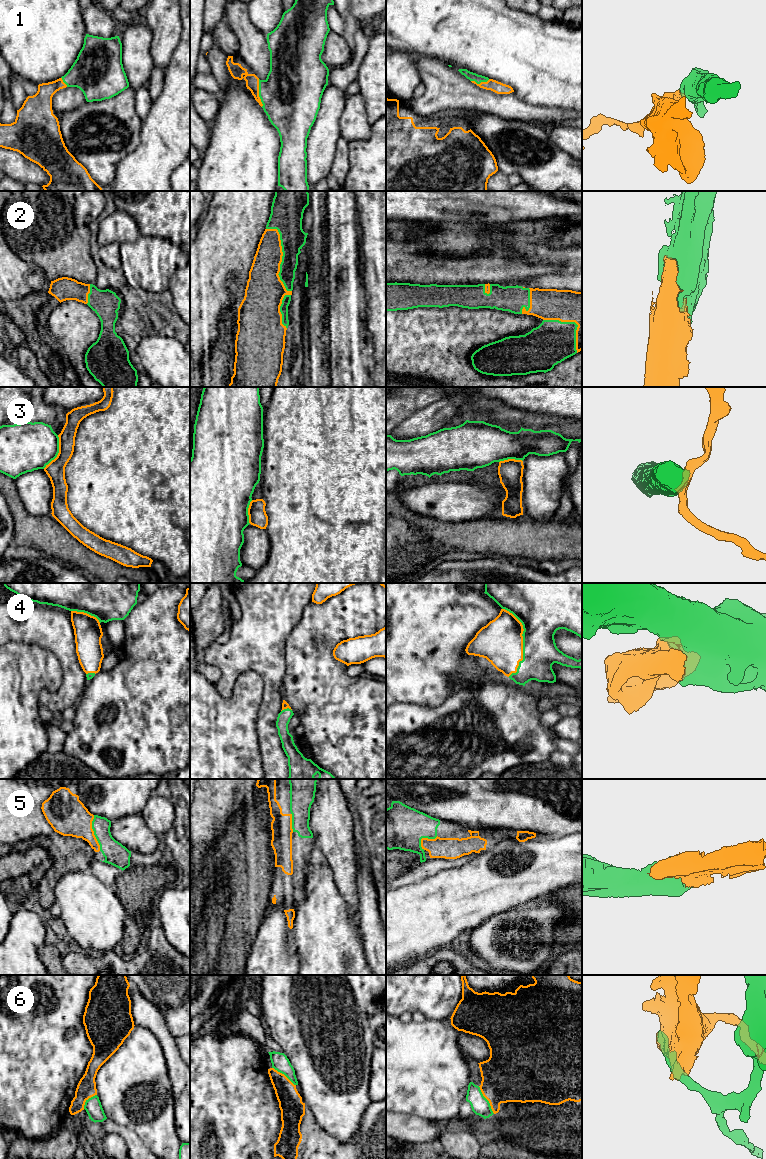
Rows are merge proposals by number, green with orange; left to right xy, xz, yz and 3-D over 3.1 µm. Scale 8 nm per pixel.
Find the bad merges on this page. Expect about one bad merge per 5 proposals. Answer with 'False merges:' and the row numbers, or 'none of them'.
False merges: 3, 6

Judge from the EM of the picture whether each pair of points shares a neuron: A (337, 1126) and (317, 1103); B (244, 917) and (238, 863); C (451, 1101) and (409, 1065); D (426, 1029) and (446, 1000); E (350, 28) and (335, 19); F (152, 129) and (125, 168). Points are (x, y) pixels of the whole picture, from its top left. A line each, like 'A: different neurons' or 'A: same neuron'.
A: same neuron
B: same neuron
C: same neuron
D: different neurons
E: different neurons
F: same neuron

